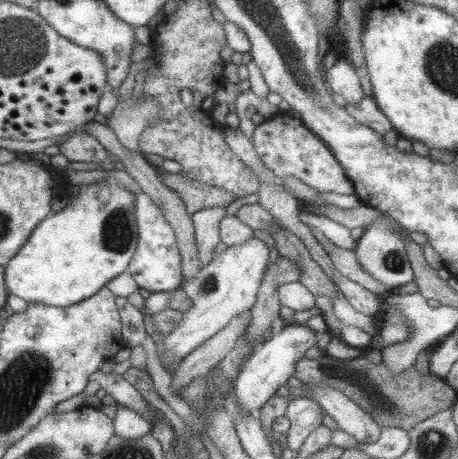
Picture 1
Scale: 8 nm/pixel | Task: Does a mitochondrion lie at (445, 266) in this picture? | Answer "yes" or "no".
no

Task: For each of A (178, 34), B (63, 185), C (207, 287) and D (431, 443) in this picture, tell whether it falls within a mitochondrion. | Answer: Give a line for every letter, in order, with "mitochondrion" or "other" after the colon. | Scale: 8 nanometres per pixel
A: other
B: other
C: mitochondrion
D: mitochondrion

